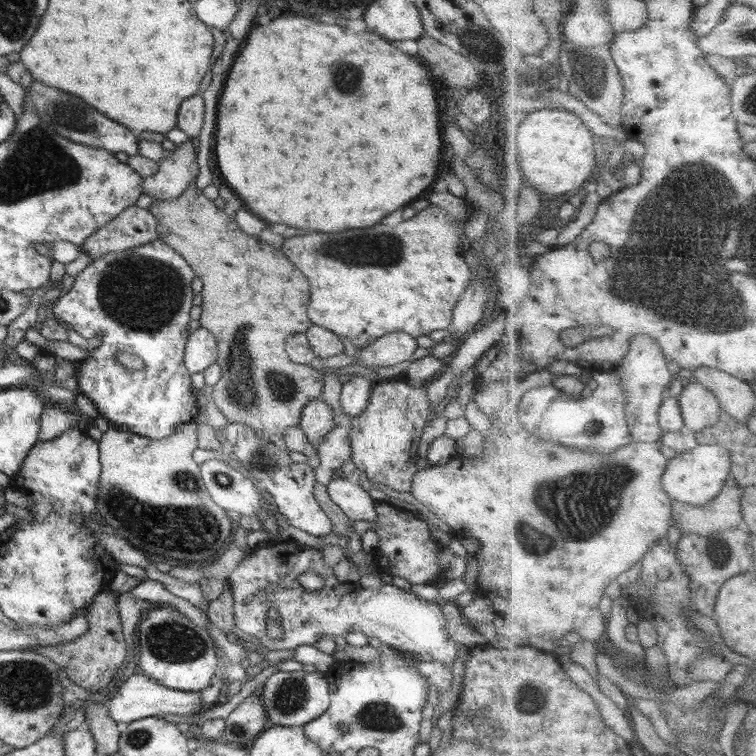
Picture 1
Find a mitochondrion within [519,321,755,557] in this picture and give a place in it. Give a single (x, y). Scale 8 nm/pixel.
(593, 428)

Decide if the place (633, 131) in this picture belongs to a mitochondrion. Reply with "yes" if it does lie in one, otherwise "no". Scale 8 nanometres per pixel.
no

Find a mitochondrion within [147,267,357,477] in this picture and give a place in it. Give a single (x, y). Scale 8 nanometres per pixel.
(237, 394)

